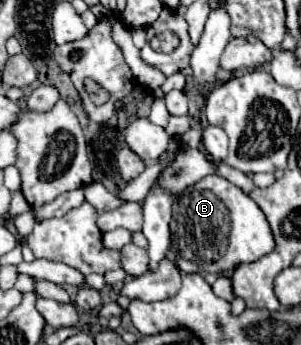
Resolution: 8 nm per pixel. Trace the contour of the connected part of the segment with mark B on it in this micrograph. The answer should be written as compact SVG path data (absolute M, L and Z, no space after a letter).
M212 173L198 183L184 189L182 195L176 197L172 205L172 243L176 247L176 265L184 273L232 273L240 263L250 263L260 259L262 255L268 255L274 251L274 237L270 231L270 225L266 221L266 215L260 211L256 201L240 191L234 183L220 177L218 173Z

